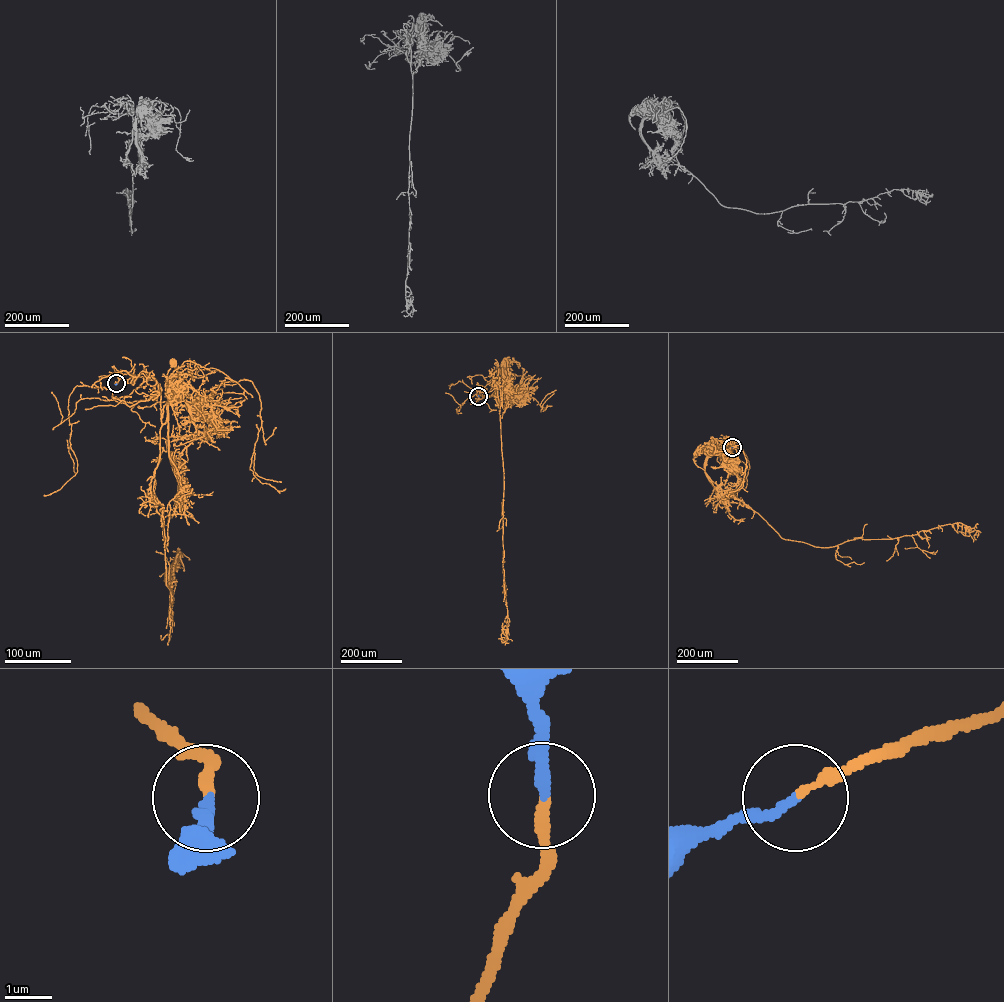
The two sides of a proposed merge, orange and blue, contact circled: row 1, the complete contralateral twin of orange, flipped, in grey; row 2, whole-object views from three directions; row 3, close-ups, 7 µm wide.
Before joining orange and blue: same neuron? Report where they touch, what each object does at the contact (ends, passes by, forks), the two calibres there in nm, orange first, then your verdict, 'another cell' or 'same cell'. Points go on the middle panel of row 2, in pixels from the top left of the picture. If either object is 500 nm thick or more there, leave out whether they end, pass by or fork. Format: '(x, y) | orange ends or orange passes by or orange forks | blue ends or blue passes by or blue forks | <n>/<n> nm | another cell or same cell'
(478, 396) | orange ends | blue ends | 200/220 nm | same cell

